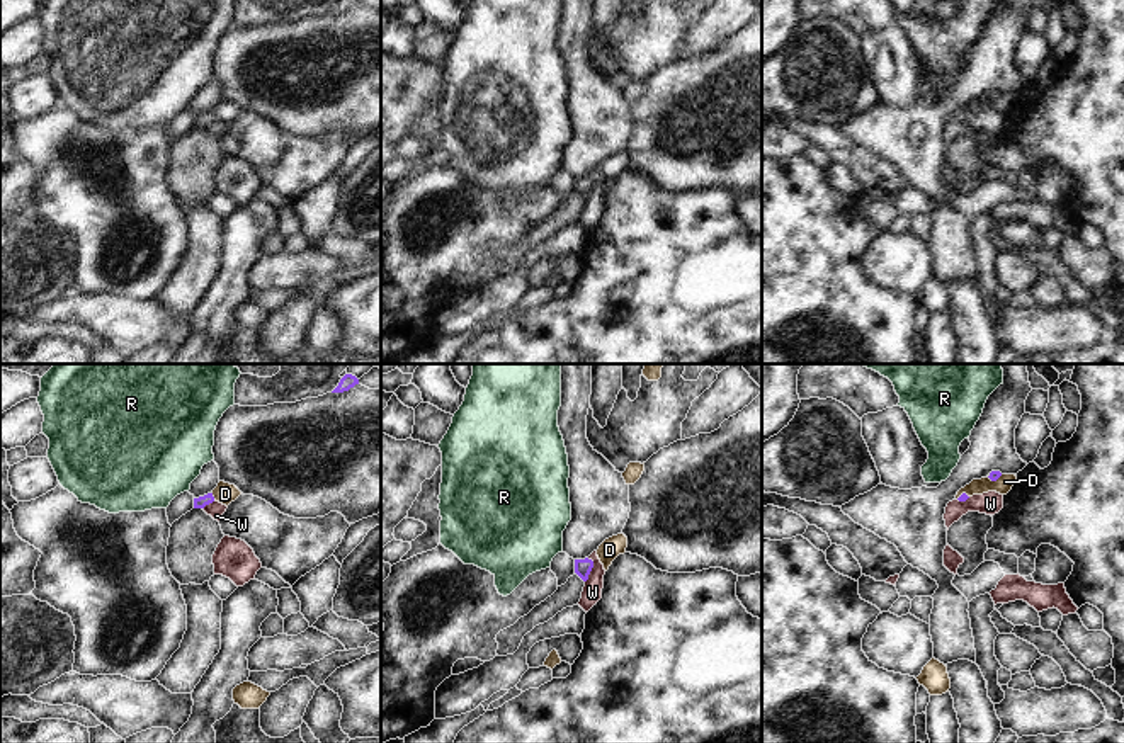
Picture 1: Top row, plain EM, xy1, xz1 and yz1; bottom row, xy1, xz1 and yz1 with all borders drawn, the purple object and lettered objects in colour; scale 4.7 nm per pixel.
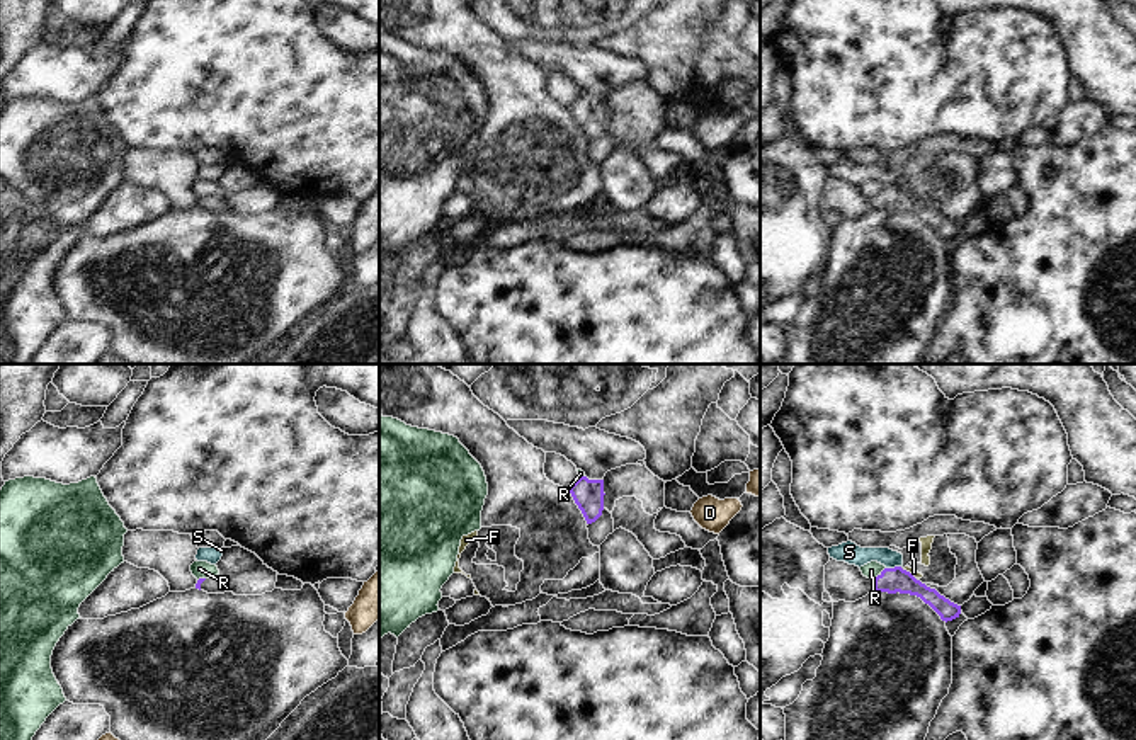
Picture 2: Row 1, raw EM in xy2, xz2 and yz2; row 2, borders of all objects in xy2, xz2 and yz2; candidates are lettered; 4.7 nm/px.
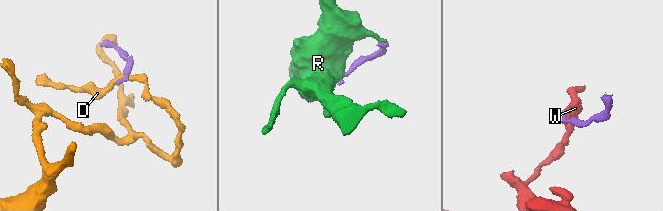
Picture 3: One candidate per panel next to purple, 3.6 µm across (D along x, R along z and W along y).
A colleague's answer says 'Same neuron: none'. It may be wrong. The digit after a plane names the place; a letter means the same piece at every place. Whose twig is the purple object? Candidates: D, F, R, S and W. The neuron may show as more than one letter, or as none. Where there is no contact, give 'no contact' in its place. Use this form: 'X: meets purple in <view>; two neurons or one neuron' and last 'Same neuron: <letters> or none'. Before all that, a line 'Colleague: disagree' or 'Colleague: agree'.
Colleague: agree
D: meets purple in xy1; two neurons
F: meets purple in yz2; two neurons
R: meets purple in yz2; two neurons
S: meets purple in yz2; two neurons
W: meets purple in xz1; two neurons
Same neuron: none

